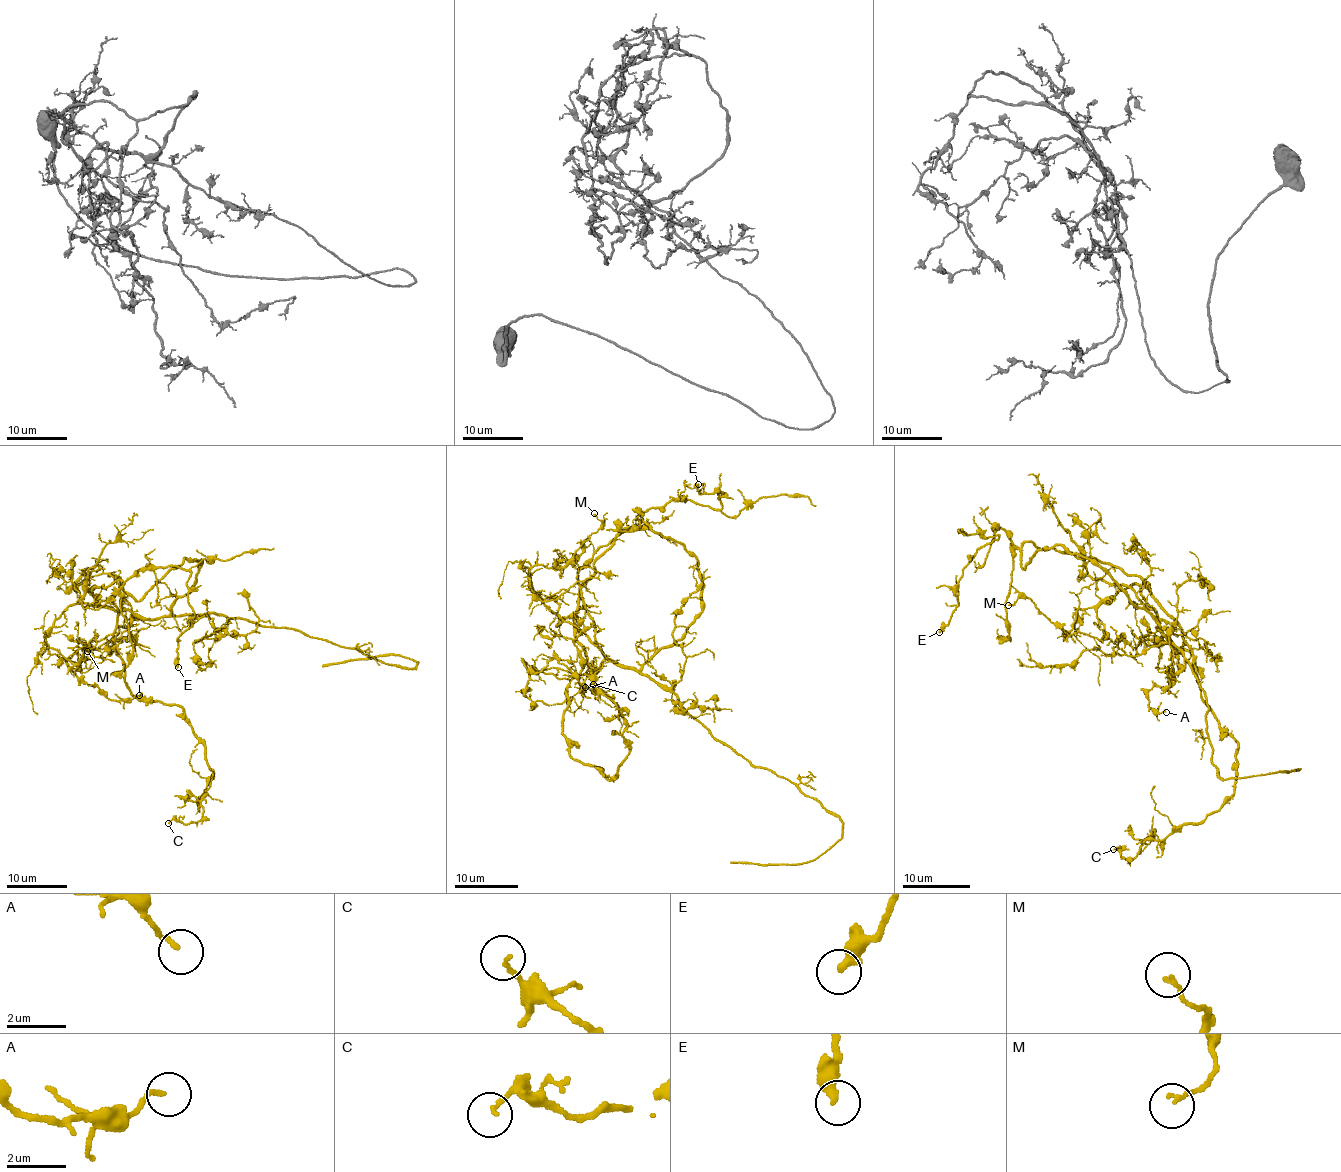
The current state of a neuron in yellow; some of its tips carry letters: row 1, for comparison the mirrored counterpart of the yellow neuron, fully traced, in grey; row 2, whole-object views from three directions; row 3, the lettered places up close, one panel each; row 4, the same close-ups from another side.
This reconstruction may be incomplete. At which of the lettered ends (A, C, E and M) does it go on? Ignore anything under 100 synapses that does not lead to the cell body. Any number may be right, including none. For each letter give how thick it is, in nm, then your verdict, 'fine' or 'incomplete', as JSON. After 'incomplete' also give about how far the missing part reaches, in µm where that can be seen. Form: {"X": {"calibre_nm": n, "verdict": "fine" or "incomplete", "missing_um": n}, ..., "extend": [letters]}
{"A": {"calibre_nm": 140, "verdict": "fine"}, "C": {"calibre_nm": 140, "verdict": "fine"}, "E": {"calibre_nm": 400, "verdict": "fine"}, "M": {"calibre_nm": 140, "verdict": "fine"}, "extend": []}

